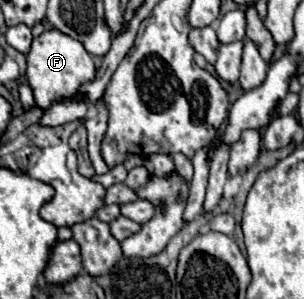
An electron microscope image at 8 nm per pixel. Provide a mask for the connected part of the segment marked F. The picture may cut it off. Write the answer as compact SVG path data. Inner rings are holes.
M54 28L44 30L38 38L32 40L32 48L30 48L26 60L28 60L26 80L28 80L30 88L34 90L36 104L44 110L50 108L58 100L68 100L68 98L84 100L86 96L78 88L82 84L94 80L94 76L96 76L96 66L92 62L92 56L86 52L86 48L78 40L74 40Z

